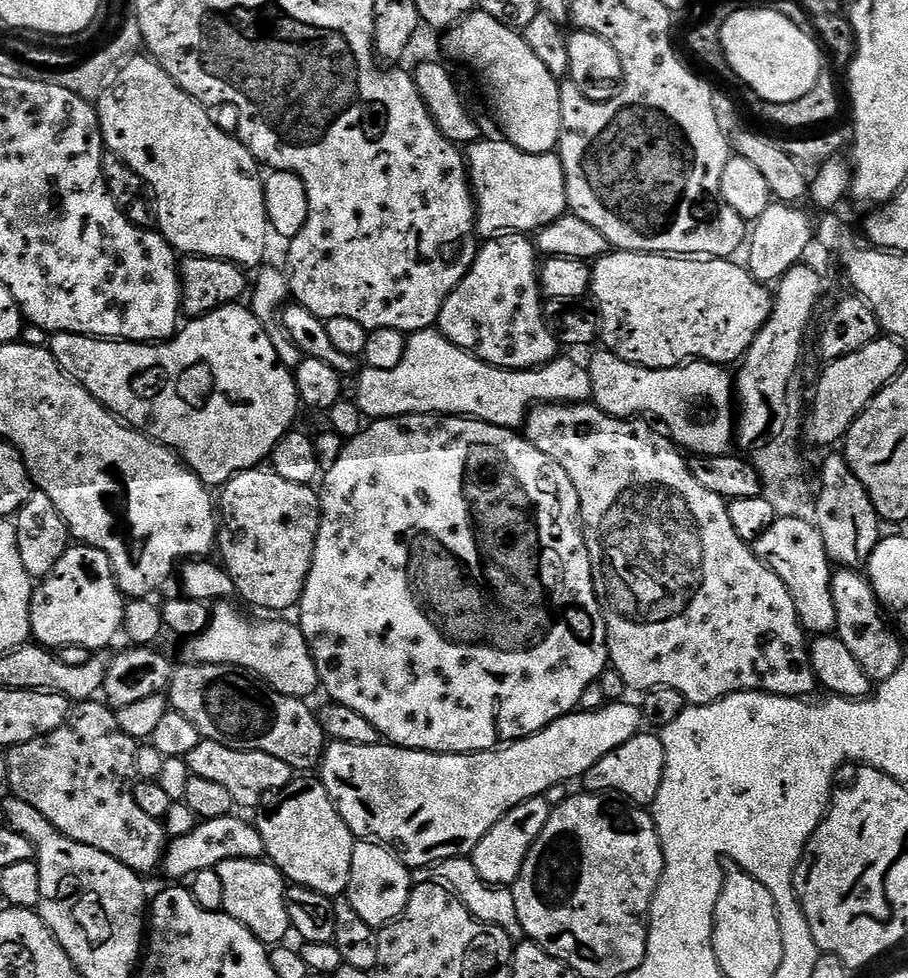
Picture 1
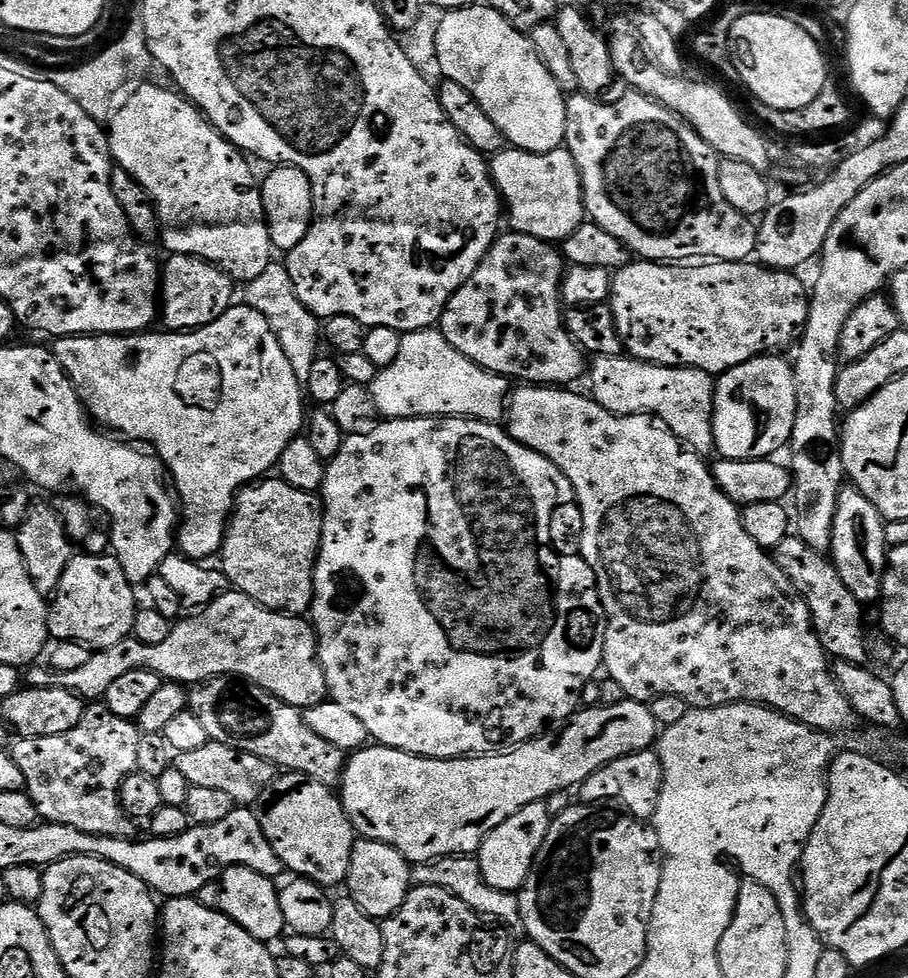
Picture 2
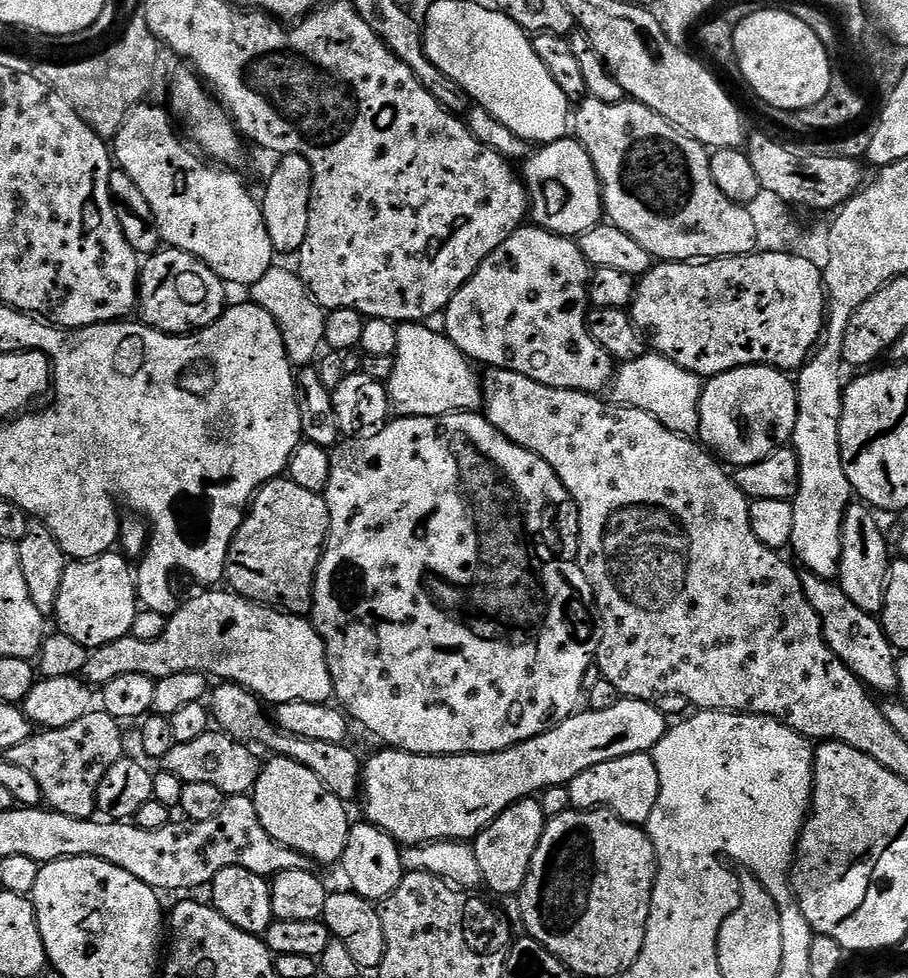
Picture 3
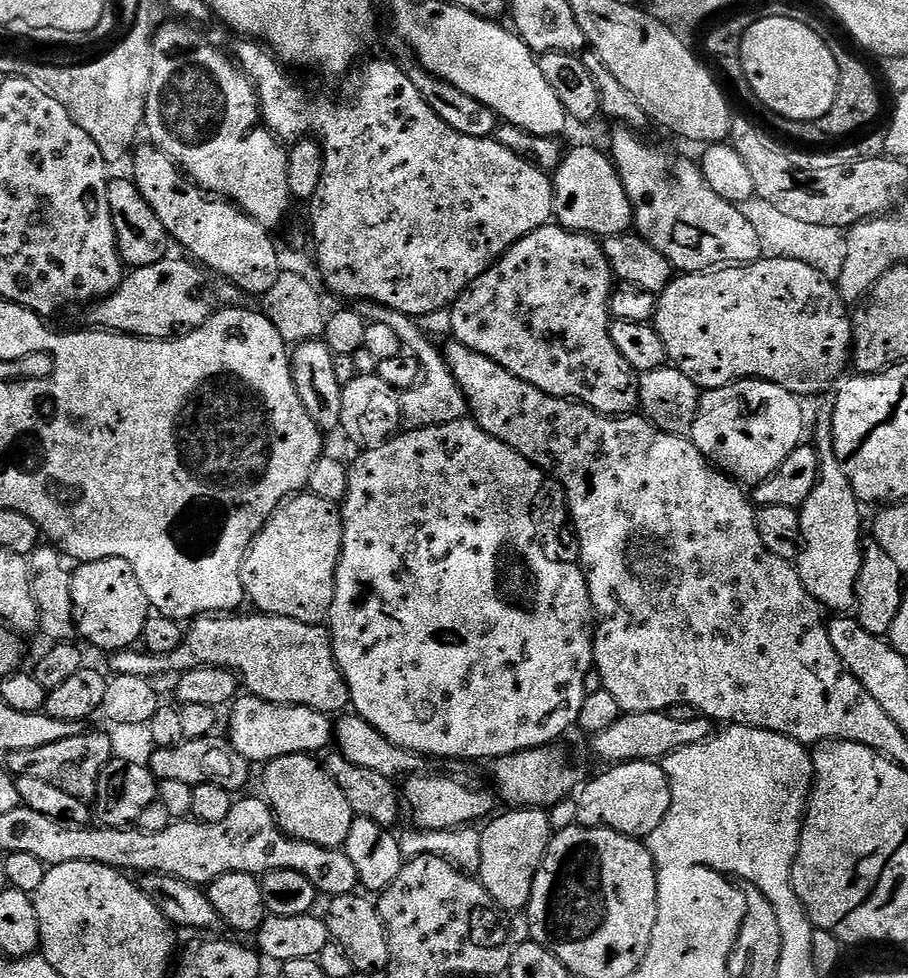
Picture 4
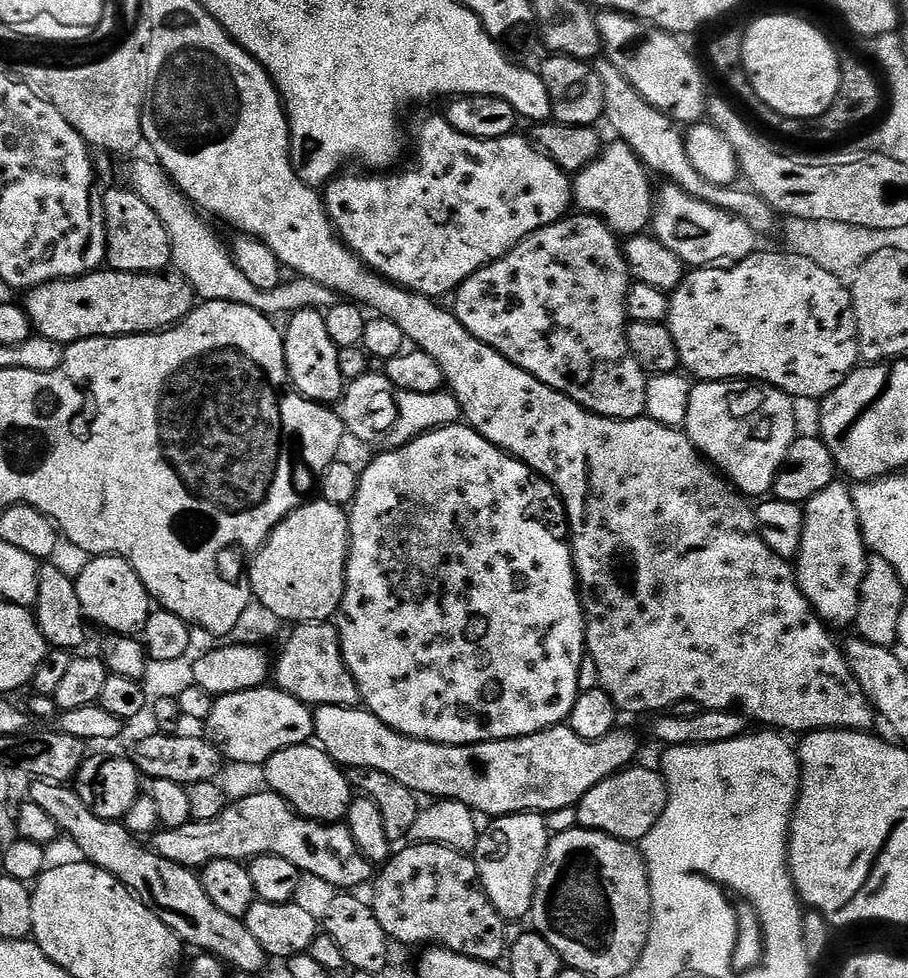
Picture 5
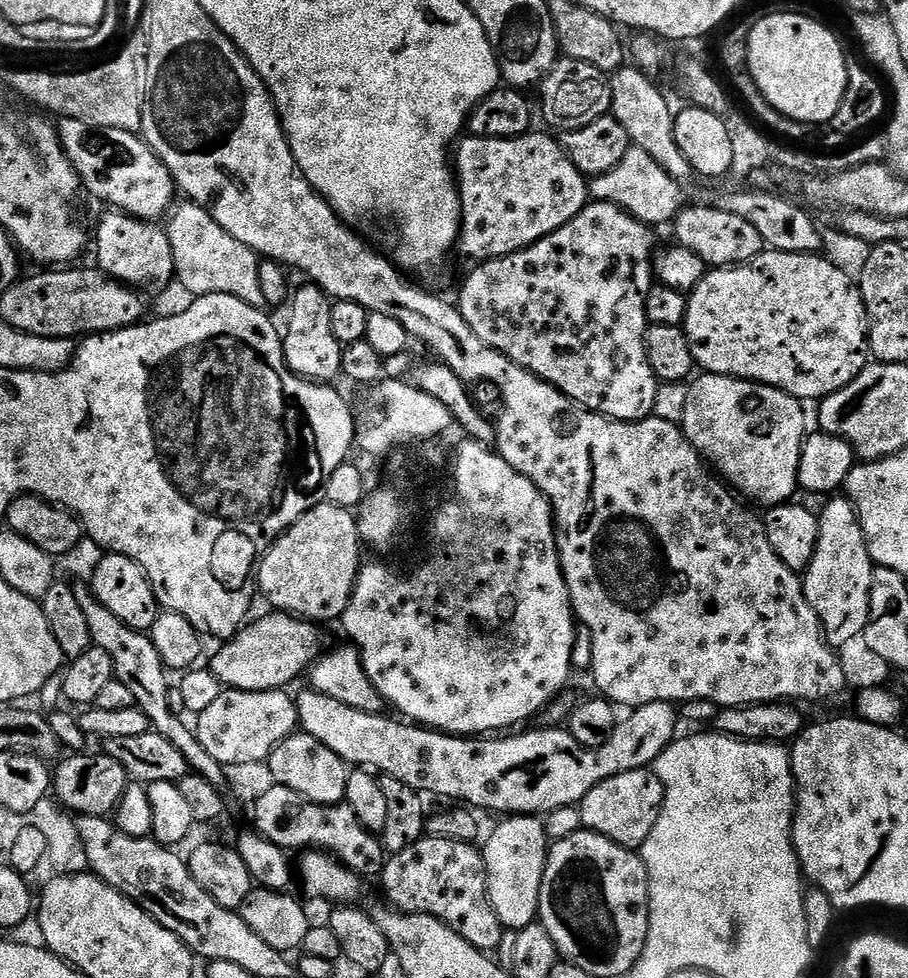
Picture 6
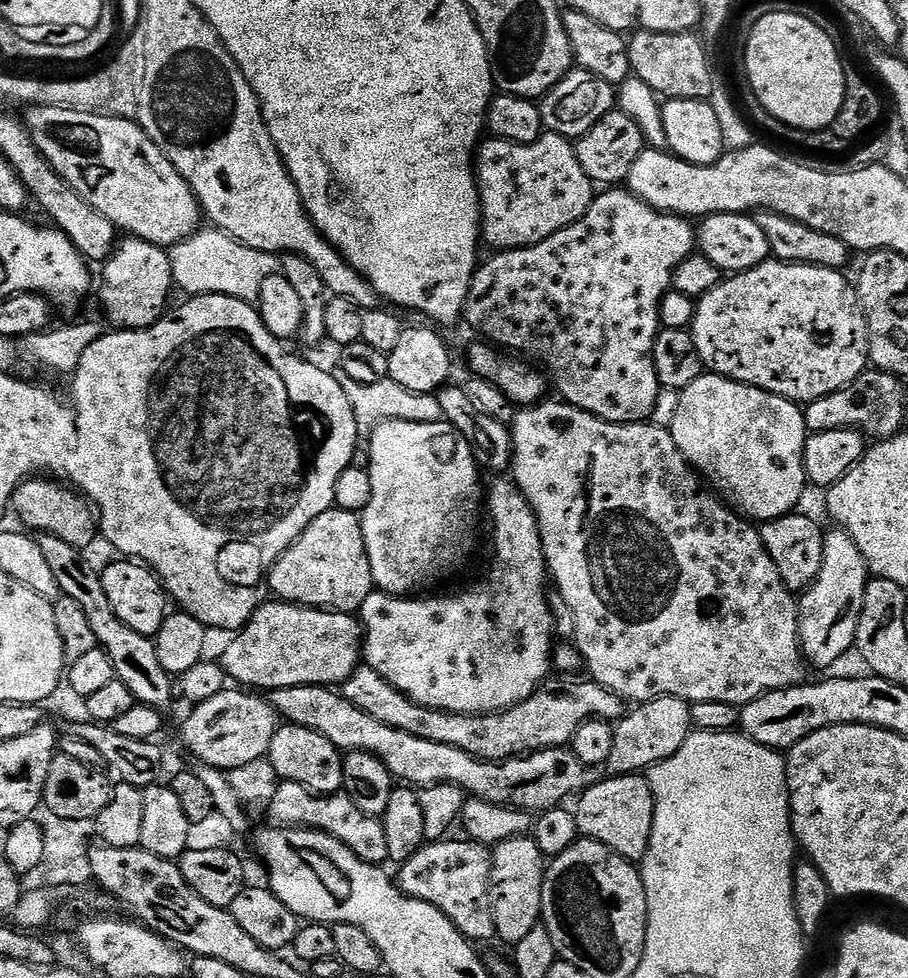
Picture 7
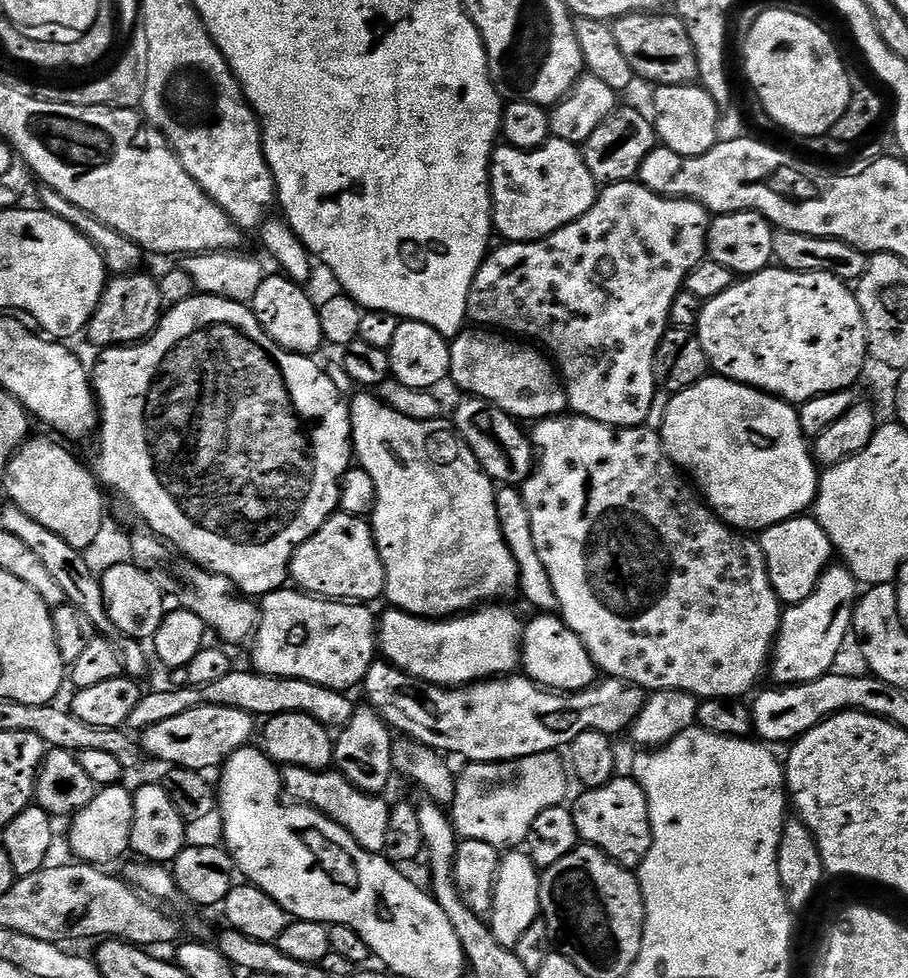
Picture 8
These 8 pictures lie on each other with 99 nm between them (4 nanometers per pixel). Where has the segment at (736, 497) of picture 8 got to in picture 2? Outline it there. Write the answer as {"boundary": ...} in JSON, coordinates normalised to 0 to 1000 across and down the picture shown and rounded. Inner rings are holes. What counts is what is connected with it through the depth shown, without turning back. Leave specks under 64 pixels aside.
{"boundary":[[[859,362],[831,364],[817,374],[808,374],[802,380],[792,381],[784,403],[784,443],[787,461],[798,470],[844,470],[860,461],[869,453],[874,440],[877,404],[871,371]]]}

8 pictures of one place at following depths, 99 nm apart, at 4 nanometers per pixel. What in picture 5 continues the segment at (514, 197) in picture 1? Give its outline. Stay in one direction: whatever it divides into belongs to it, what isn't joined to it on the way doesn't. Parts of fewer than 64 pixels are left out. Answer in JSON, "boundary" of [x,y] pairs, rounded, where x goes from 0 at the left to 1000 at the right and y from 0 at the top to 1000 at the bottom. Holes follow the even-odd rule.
{"boundary":[[[675,145],[666,150],[661,161],[630,184],[630,202],[640,218],[651,219],[666,225],[670,232],[684,242],[704,241],[718,228],[720,220],[720,192],[709,167],[694,153],[694,149]]]}

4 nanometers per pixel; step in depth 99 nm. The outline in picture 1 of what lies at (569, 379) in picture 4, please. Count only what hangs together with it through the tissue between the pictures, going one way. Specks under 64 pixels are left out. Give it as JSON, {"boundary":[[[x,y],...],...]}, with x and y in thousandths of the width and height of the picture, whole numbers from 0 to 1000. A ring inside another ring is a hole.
{"boundary":[[[556,239],[530,248],[524,259],[524,267],[487,313],[482,338],[510,360],[517,360],[545,376],[579,380],[607,371],[613,367],[615,353],[599,328],[601,307],[595,297],[595,271],[593,255],[580,240]]]}

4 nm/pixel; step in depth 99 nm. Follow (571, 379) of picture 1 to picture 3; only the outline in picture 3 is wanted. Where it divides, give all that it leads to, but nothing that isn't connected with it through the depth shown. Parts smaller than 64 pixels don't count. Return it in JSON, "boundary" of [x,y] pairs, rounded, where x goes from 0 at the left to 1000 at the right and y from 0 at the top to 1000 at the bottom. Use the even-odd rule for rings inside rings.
{"boundary":[[[455,329],[438,334],[436,373],[425,396],[431,412],[441,425],[494,425],[498,421],[528,422],[533,412],[533,398],[525,377],[493,348],[488,338]]]}

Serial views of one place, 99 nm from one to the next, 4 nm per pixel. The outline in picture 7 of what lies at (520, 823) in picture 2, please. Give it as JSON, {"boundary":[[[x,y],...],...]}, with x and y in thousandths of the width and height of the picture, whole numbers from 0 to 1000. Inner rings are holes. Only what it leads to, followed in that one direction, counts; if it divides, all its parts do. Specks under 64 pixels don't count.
{"boundary":[[[578,853],[562,856],[541,868],[542,873],[542,934],[546,956],[559,967],[575,963],[575,958],[590,945],[596,944],[597,938],[597,906],[601,891],[601,875],[595,871],[593,864],[585,854]]]}

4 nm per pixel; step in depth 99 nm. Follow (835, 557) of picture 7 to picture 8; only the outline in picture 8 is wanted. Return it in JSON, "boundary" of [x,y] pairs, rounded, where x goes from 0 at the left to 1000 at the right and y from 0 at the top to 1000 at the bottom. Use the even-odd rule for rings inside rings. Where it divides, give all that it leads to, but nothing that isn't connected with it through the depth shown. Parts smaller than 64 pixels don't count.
{"boundary":[[[933,579],[921,580],[911,581],[892,611],[862,623],[859,646],[848,668],[848,691],[850,687],[856,700],[887,699],[913,690],[923,667],[936,652],[945,617],[945,598]]]}

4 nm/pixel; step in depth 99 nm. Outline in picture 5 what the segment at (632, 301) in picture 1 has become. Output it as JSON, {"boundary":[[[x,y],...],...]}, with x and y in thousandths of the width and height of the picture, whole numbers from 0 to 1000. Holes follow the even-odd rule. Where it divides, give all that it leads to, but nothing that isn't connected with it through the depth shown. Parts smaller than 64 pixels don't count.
{"boundary":[[[837,256],[805,272],[776,272],[759,277],[744,298],[739,300],[738,317],[733,330],[738,342],[742,342],[742,350],[747,350],[747,362],[752,379],[761,382],[768,390],[808,389],[812,387],[831,389],[838,393],[850,393],[878,410],[899,409],[898,411],[903,411],[909,405],[913,405],[920,397],[927,395],[927,391],[938,381],[939,376],[944,375],[947,368],[947,355],[943,349],[943,326],[938,320],[938,301],[932,293],[931,287],[905,276],[905,273],[899,272],[892,264],[881,263],[869,256],[860,257],[840,258]]]}

